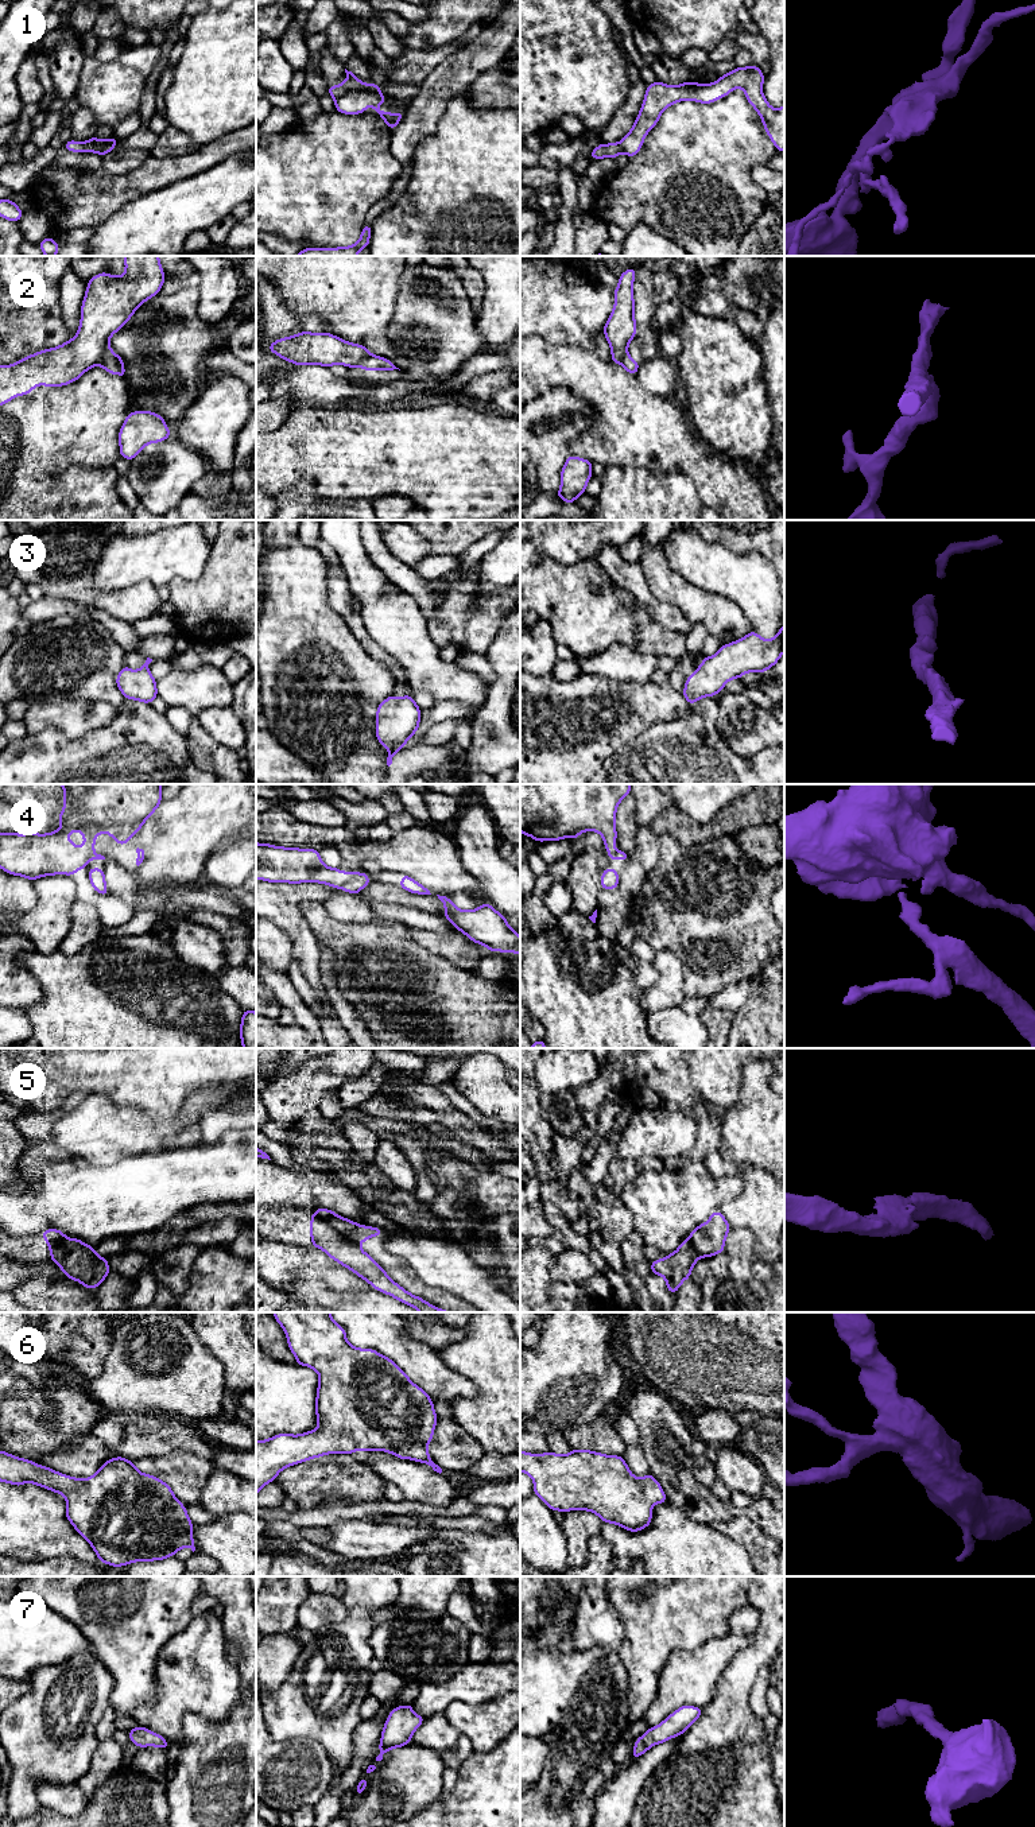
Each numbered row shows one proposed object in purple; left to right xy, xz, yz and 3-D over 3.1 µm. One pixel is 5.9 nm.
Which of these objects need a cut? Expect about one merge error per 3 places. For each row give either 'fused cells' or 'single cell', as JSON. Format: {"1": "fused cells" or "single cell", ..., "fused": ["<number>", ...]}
{"1": "fused cells", "2": "fused cells", "3": "single cell", "4": "fused cells", "5": "fused cells", "6": "single cell", "7": "single cell", "fused": ["1", "2", "4", "5"]}

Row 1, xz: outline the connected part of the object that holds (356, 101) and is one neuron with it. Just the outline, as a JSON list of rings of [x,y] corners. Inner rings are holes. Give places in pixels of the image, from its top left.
[[[352,90],[334,101],[336,110],[344,115],[358,115],[364,113],[368,105],[375,105],[372,113],[379,115],[388,128],[392,131],[399,121],[402,120],[404,112],[398,112],[395,115],[389,113],[388,110],[380,112],[377,106],[384,104],[387,97],[383,96],[380,92],[377,93],[368,93],[361,90]]]

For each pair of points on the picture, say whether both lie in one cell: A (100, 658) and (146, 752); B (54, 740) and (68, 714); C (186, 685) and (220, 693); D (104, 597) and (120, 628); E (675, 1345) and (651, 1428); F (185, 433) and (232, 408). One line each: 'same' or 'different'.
A: different
B: different
C: same
D: different
E: different
F: same

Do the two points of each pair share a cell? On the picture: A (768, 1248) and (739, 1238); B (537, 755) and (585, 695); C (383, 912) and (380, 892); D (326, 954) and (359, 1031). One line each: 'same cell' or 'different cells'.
A: different cells
B: same cell
C: different cells
D: same cell

